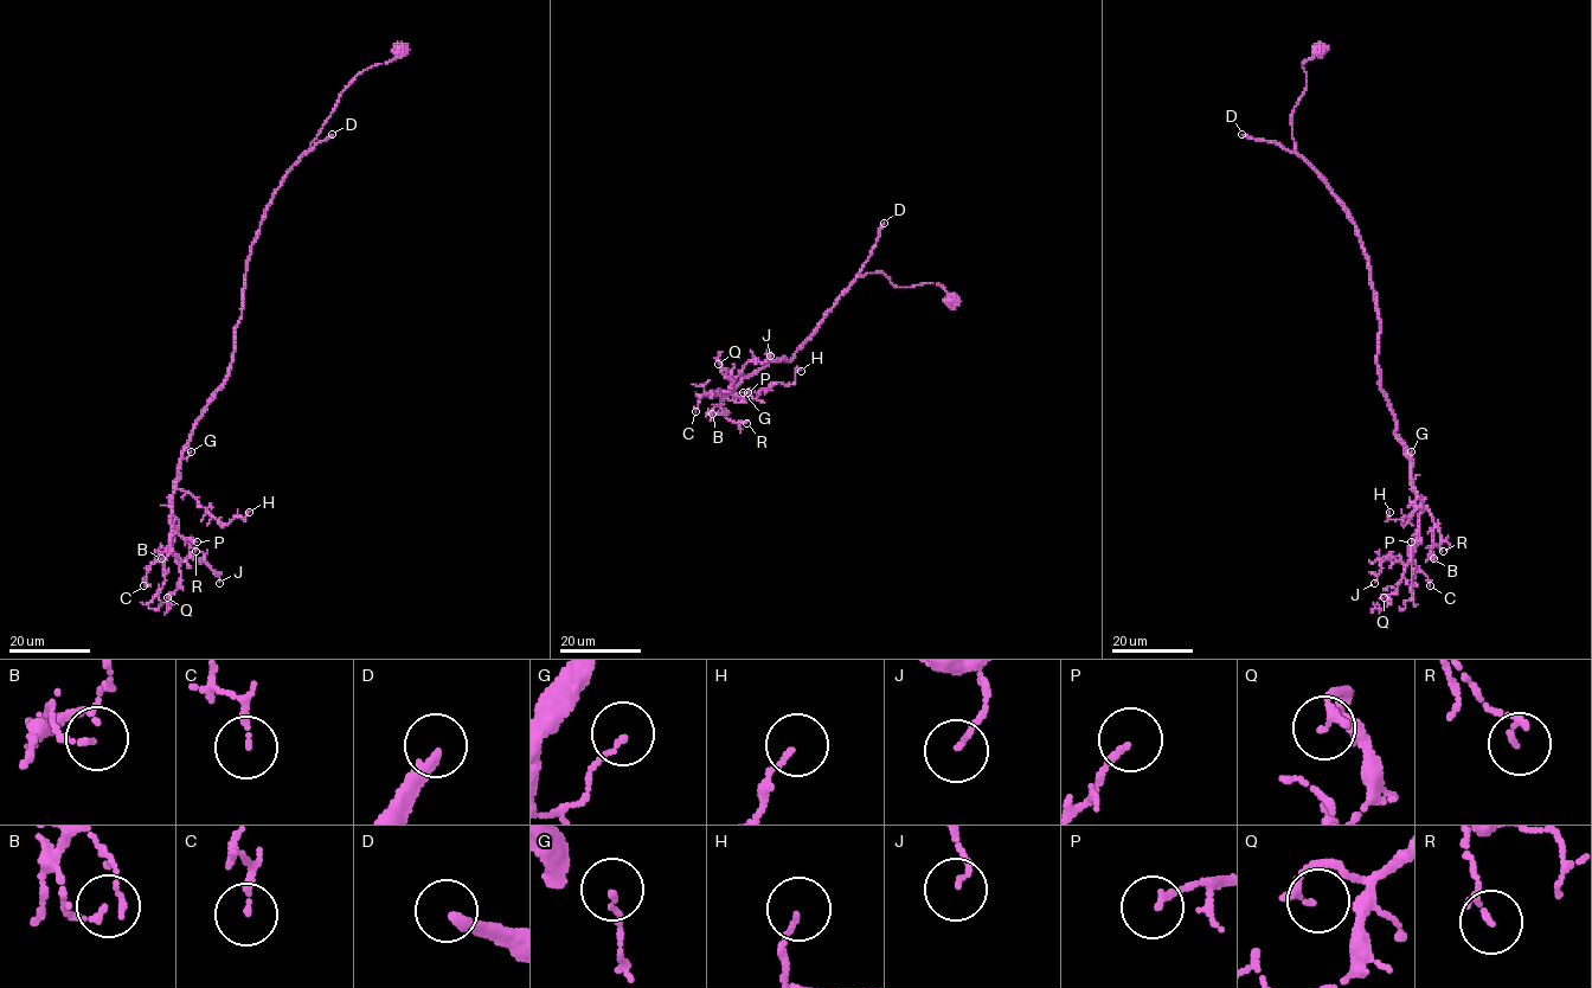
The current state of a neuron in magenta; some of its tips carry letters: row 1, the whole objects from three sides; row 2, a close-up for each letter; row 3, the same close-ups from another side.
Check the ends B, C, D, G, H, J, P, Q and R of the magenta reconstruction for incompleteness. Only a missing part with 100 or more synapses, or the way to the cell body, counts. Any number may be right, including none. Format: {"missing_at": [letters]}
{"missing_at": ["D"]}

